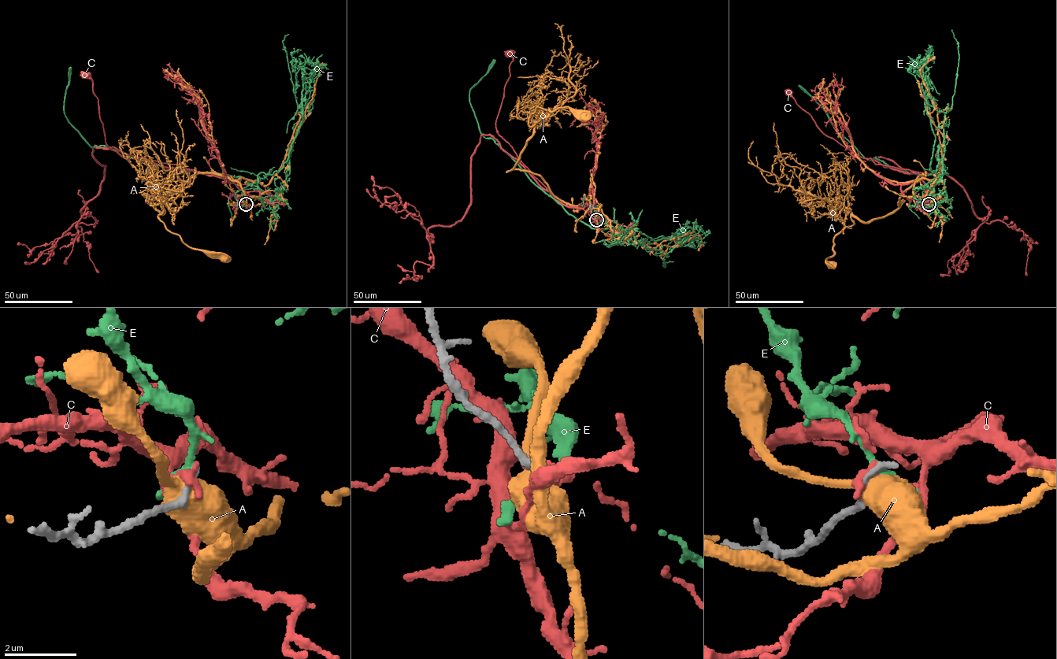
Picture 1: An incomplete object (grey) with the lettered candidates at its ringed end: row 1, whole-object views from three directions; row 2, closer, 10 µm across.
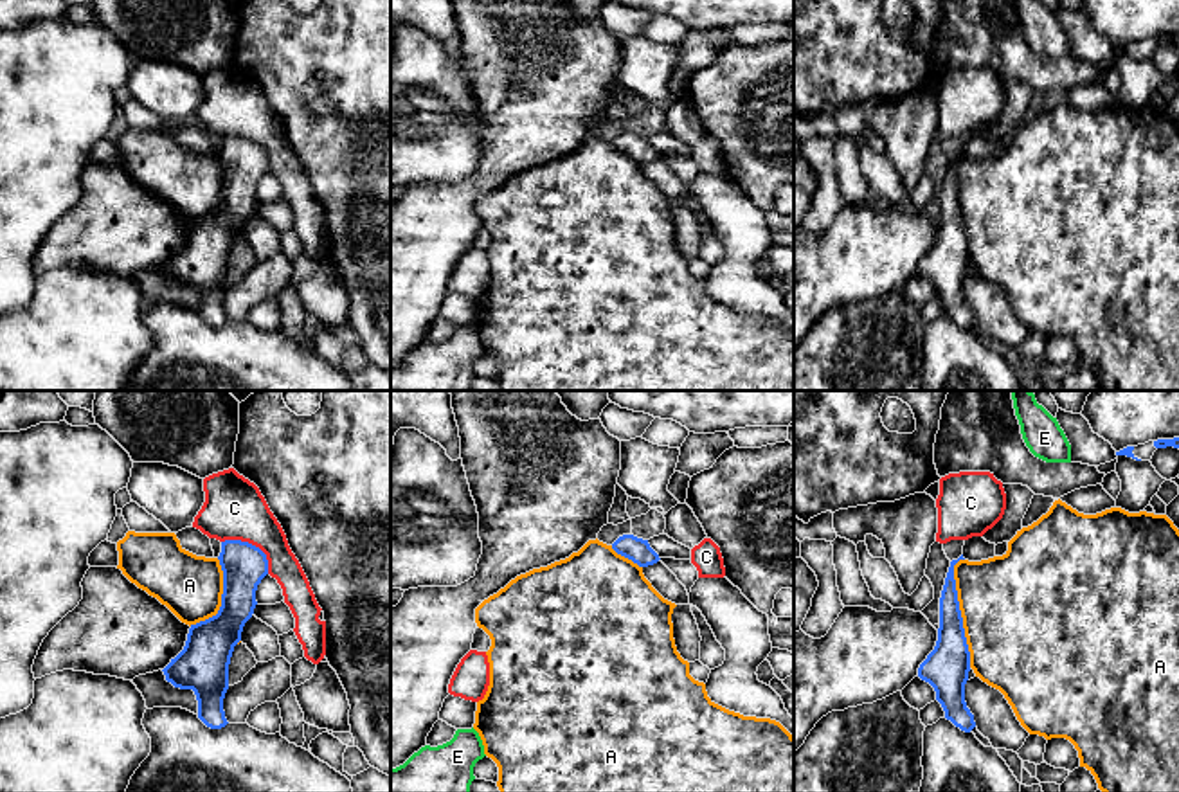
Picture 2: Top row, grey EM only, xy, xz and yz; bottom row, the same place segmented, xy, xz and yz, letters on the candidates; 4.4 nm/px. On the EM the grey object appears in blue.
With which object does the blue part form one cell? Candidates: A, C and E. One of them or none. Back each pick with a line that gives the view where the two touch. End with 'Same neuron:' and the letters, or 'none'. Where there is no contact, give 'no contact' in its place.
Same neuron: none

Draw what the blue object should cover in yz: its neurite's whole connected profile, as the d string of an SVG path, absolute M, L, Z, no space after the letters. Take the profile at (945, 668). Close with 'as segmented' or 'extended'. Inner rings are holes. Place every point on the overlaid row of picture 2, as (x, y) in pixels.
M963 554L950 562L940 598L940 628L934 650L918 668L918 677L936 691L936 700L945 718L965 733L976 727L974 715L965 702L965 684L970 671L970 652L965 637L963 617L958 601L954 565Z; as segmented

